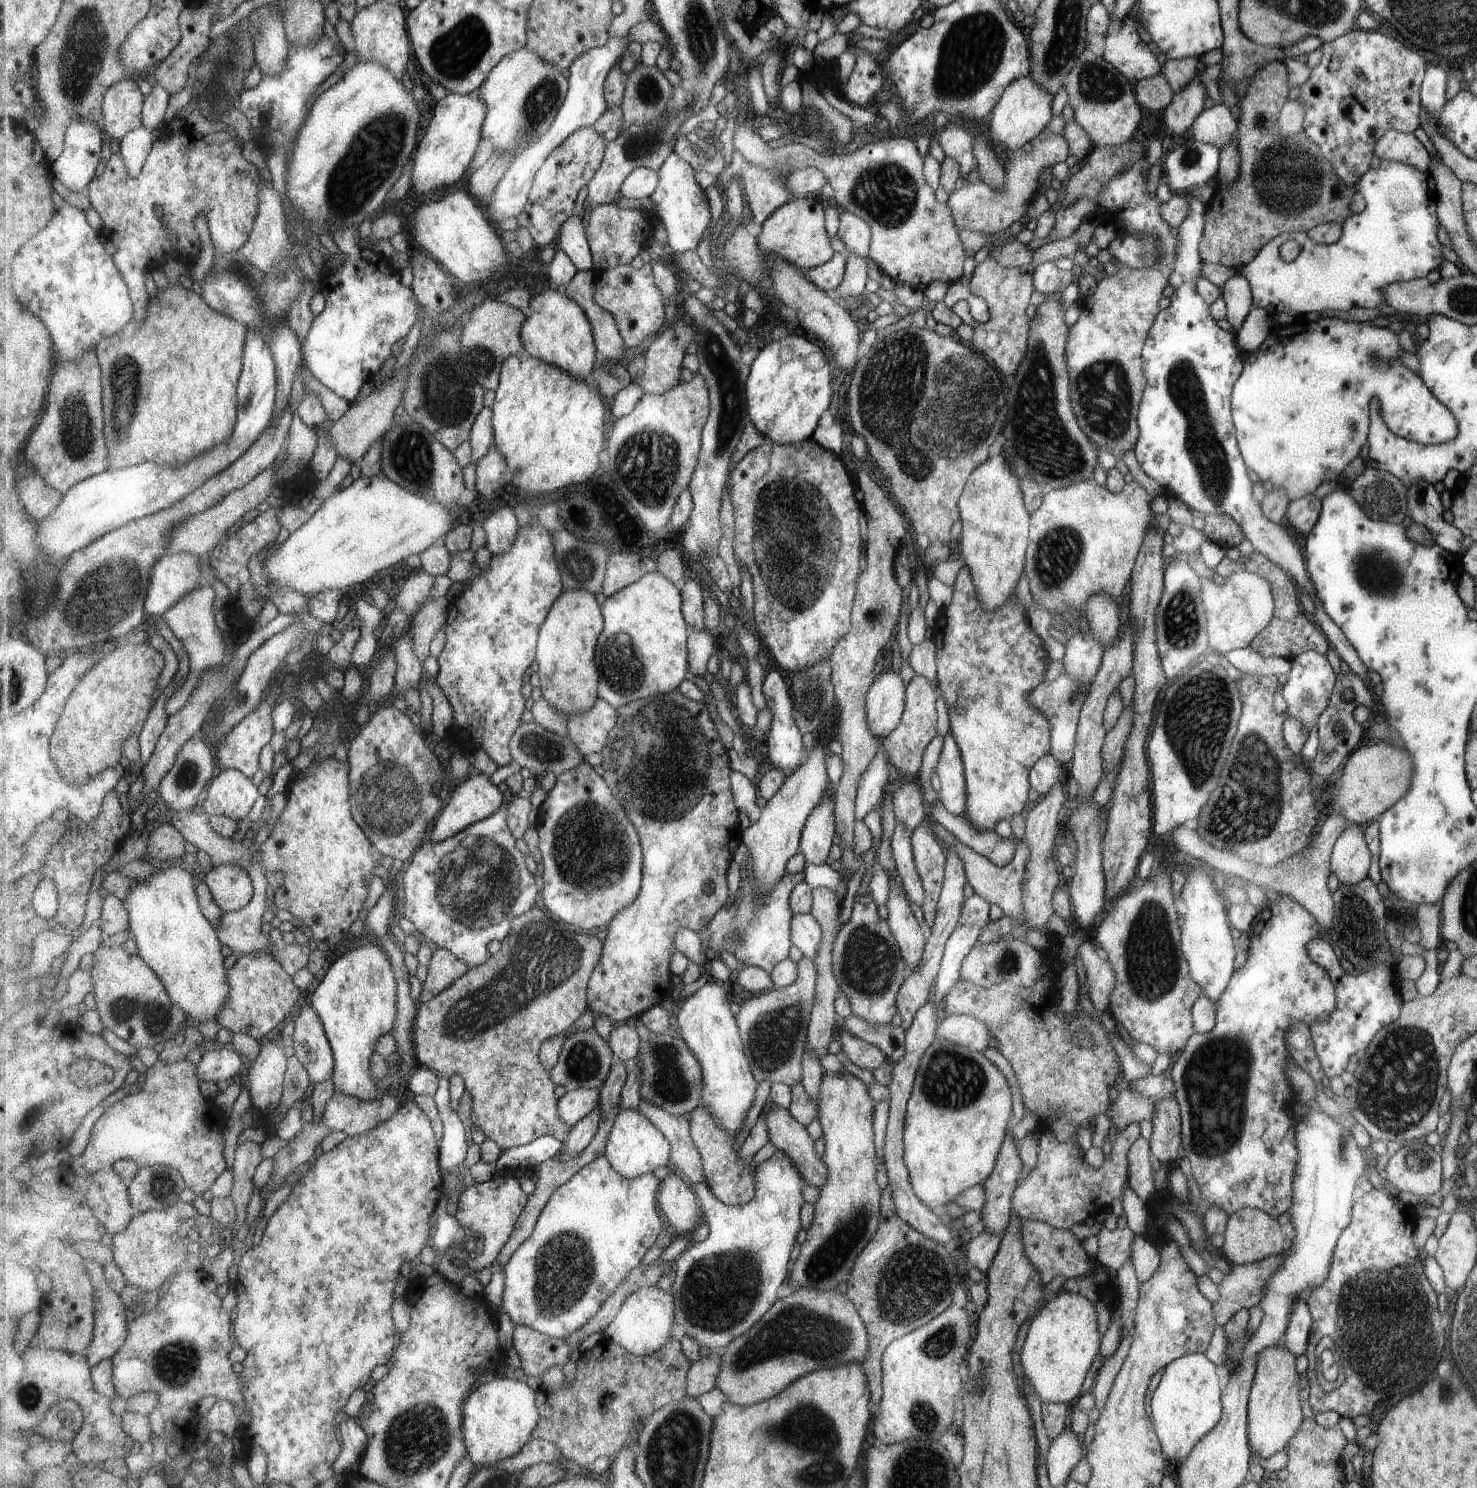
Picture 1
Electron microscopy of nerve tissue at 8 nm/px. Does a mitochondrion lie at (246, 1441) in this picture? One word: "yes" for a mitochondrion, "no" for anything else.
no

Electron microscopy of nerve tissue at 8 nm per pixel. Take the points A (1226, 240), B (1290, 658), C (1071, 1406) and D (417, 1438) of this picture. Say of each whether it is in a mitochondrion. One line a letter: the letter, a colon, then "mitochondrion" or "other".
A: other
B: other
C: other
D: mitochondrion

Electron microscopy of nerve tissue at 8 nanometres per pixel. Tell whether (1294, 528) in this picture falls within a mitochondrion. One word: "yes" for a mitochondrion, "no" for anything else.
no

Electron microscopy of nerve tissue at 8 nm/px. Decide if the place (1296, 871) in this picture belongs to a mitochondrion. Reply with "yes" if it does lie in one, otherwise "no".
no

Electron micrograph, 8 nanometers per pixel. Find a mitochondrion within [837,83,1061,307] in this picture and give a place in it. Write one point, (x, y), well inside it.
(886, 193)

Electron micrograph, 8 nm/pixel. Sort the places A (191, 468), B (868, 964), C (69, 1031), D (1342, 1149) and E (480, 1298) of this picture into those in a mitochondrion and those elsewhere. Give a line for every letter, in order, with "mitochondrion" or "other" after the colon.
A: other
B: mitochondrion
C: other
D: mitochondrion
E: other

